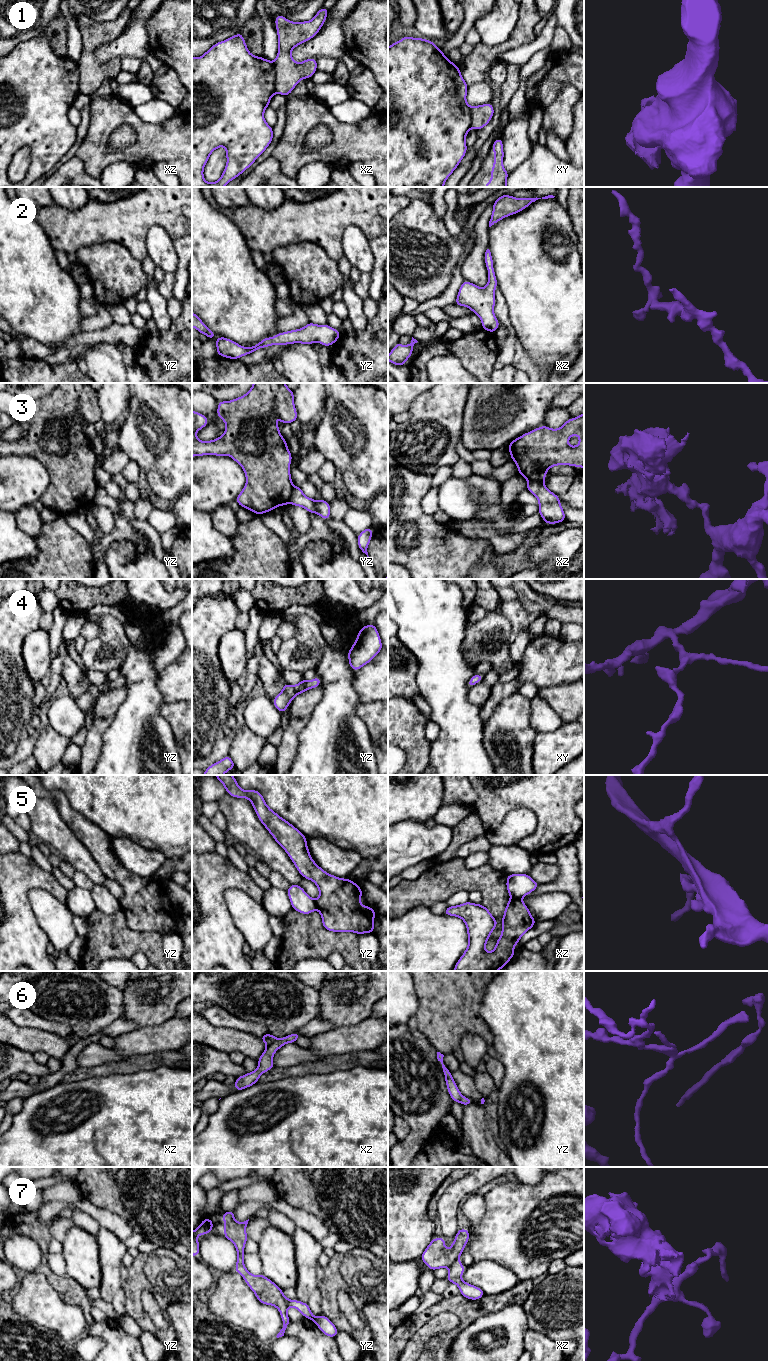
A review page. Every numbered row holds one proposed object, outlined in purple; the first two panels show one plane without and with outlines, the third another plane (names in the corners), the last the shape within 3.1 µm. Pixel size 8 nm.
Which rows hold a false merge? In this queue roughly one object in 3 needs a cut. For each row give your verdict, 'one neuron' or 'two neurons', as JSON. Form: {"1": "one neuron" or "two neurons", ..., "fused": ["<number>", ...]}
{"1": "two neurons", "2": "one neuron", "3": "two neurons", "4": "one neuron", "5": "two neurons", "6": "two neurons", "7": "two neurons", "fused": ["1", "3", "5", "6", "7"]}

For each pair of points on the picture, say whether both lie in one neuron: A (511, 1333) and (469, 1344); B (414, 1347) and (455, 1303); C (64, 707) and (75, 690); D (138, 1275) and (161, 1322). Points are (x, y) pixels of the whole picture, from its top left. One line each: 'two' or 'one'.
A: one
B: two
C: two
D: two

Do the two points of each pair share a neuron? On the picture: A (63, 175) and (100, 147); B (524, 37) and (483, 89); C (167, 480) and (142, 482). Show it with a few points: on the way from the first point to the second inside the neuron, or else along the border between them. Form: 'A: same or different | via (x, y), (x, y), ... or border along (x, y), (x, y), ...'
A: different | border along (75, 156), (83, 161), (85, 170), (93, 176)
B: different | border along (484, 80), (469, 84)
C: different | border along (140, 467), (145, 472), (150, 488), (164, 499)

